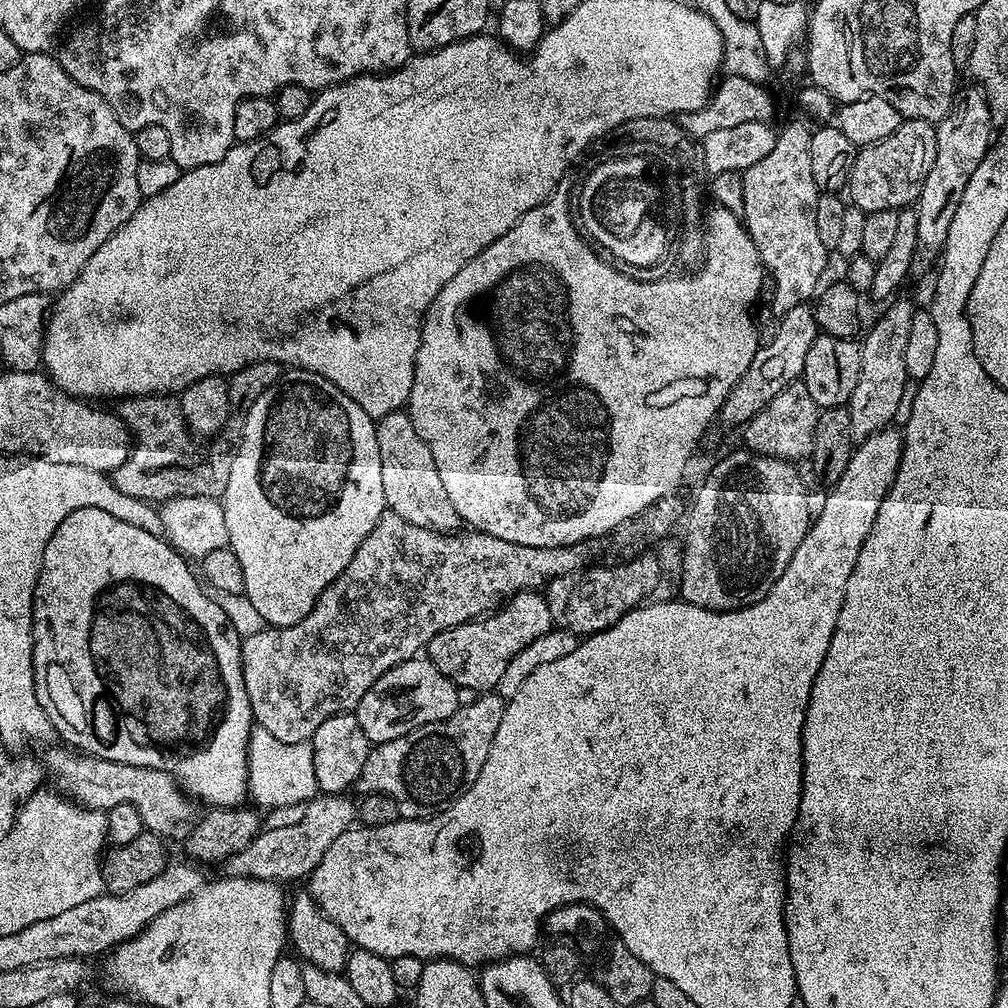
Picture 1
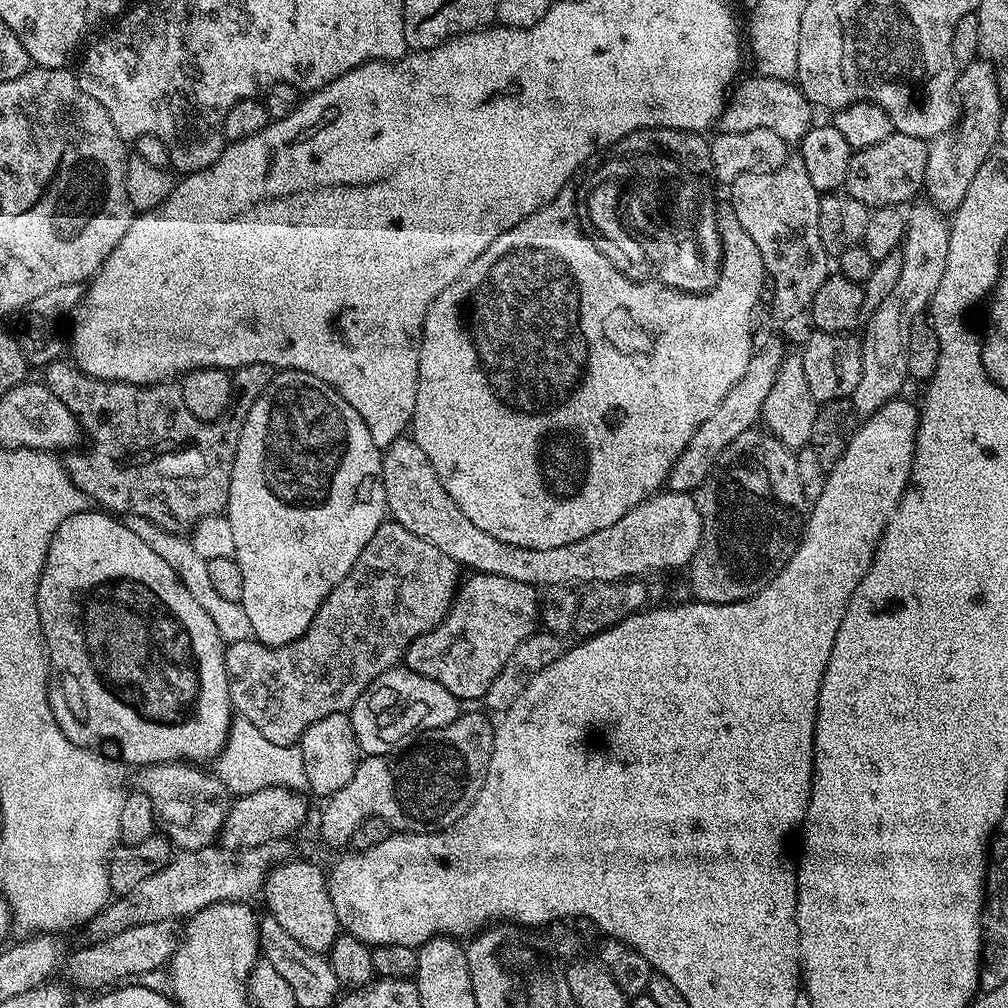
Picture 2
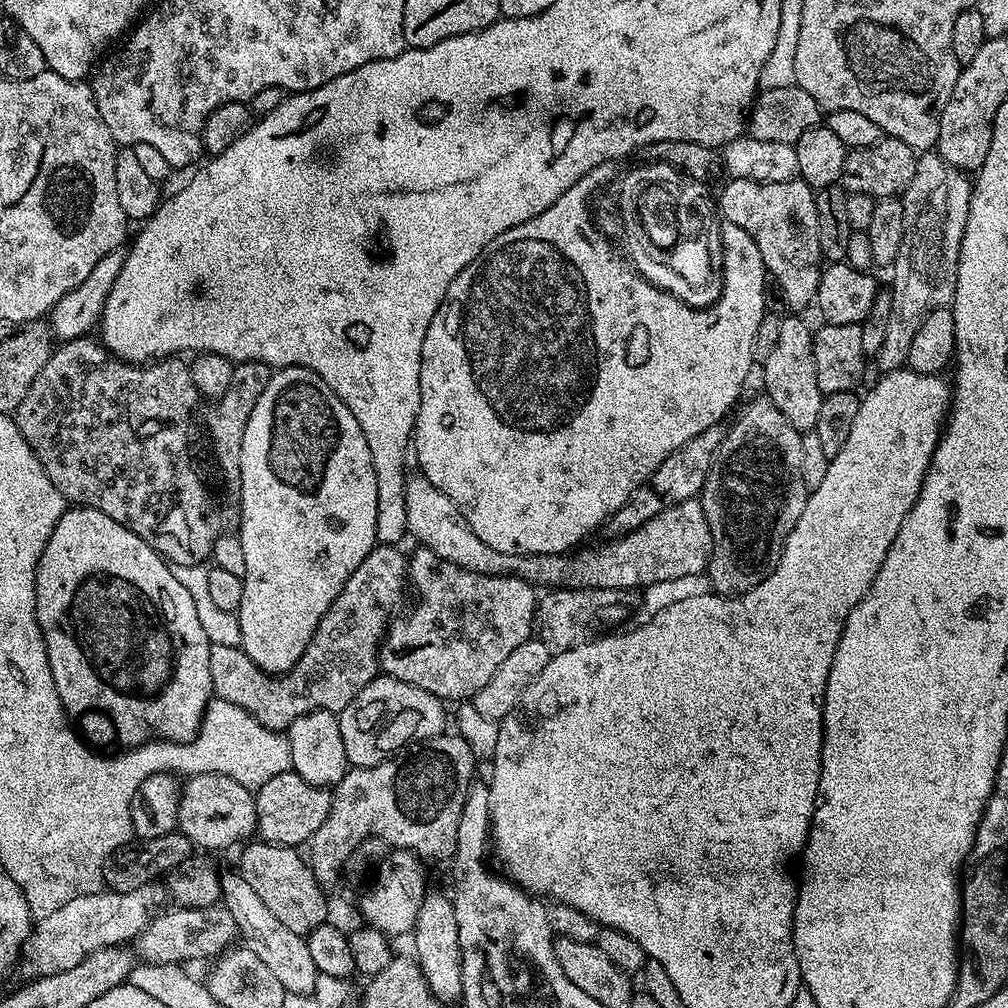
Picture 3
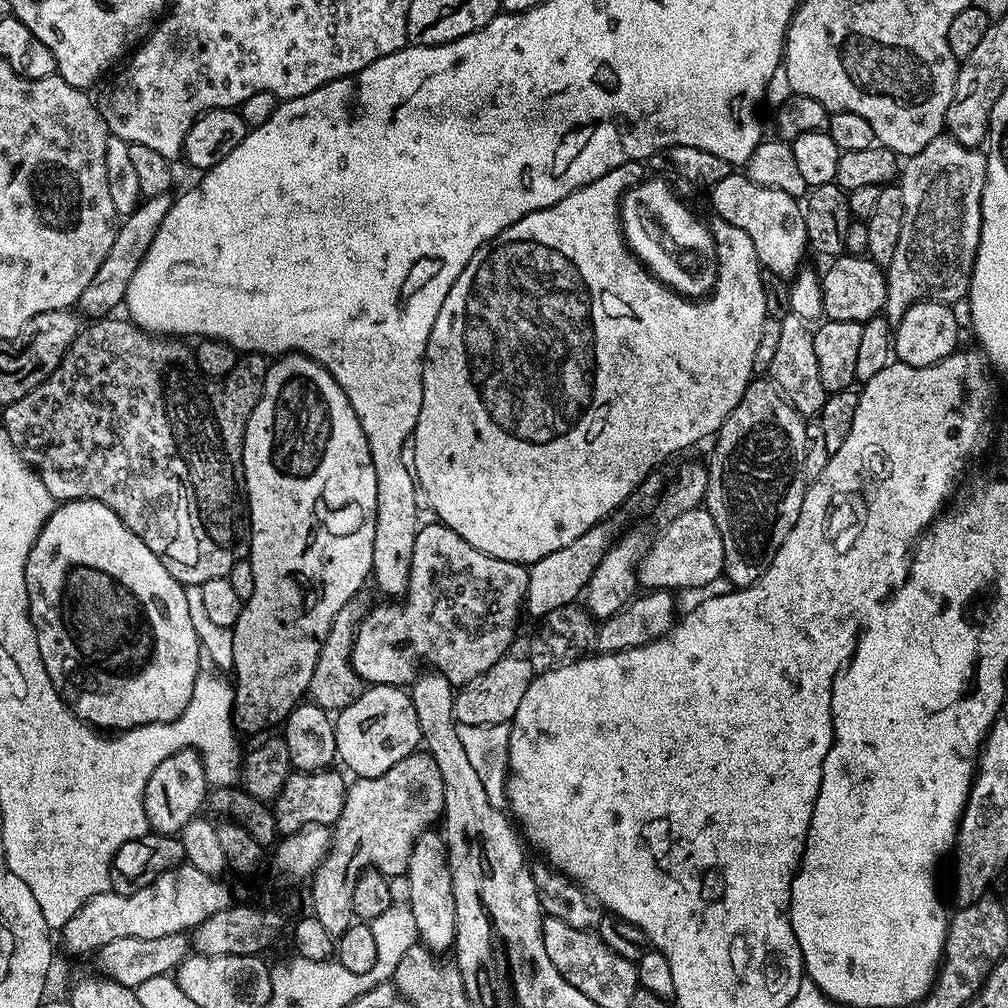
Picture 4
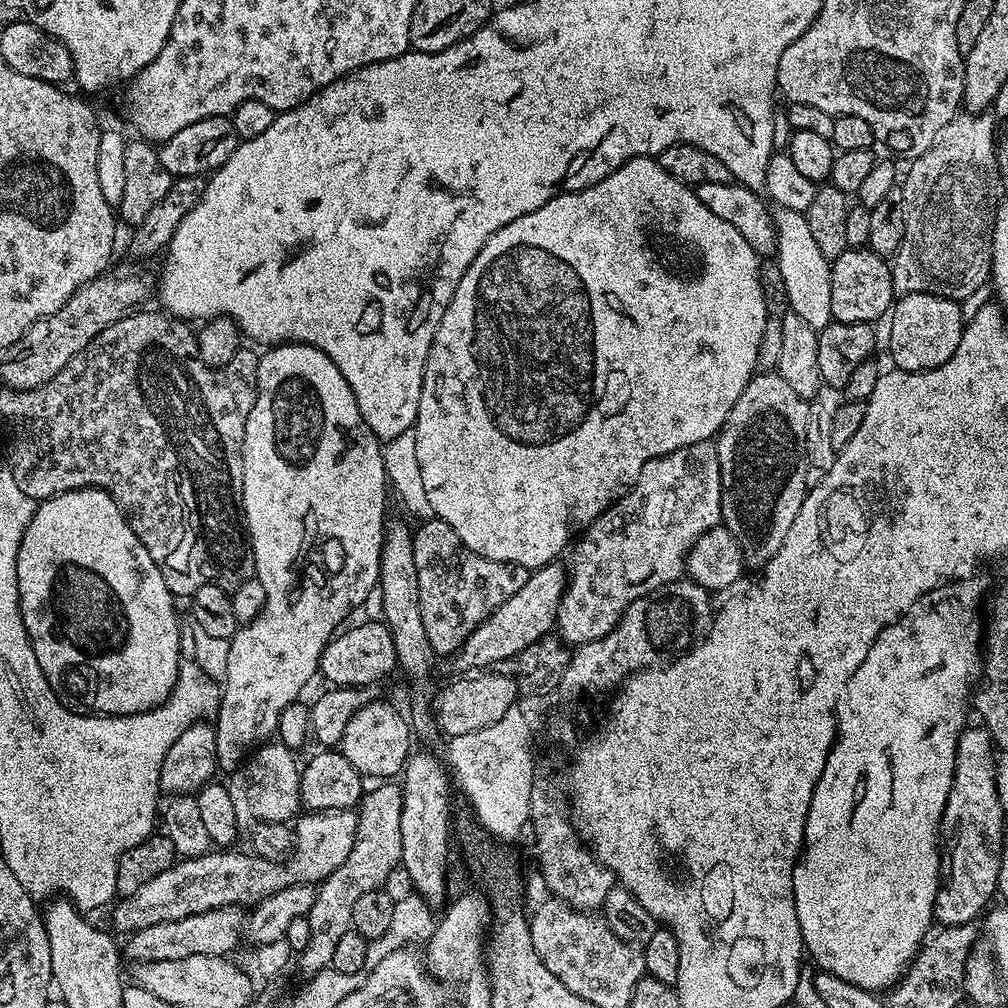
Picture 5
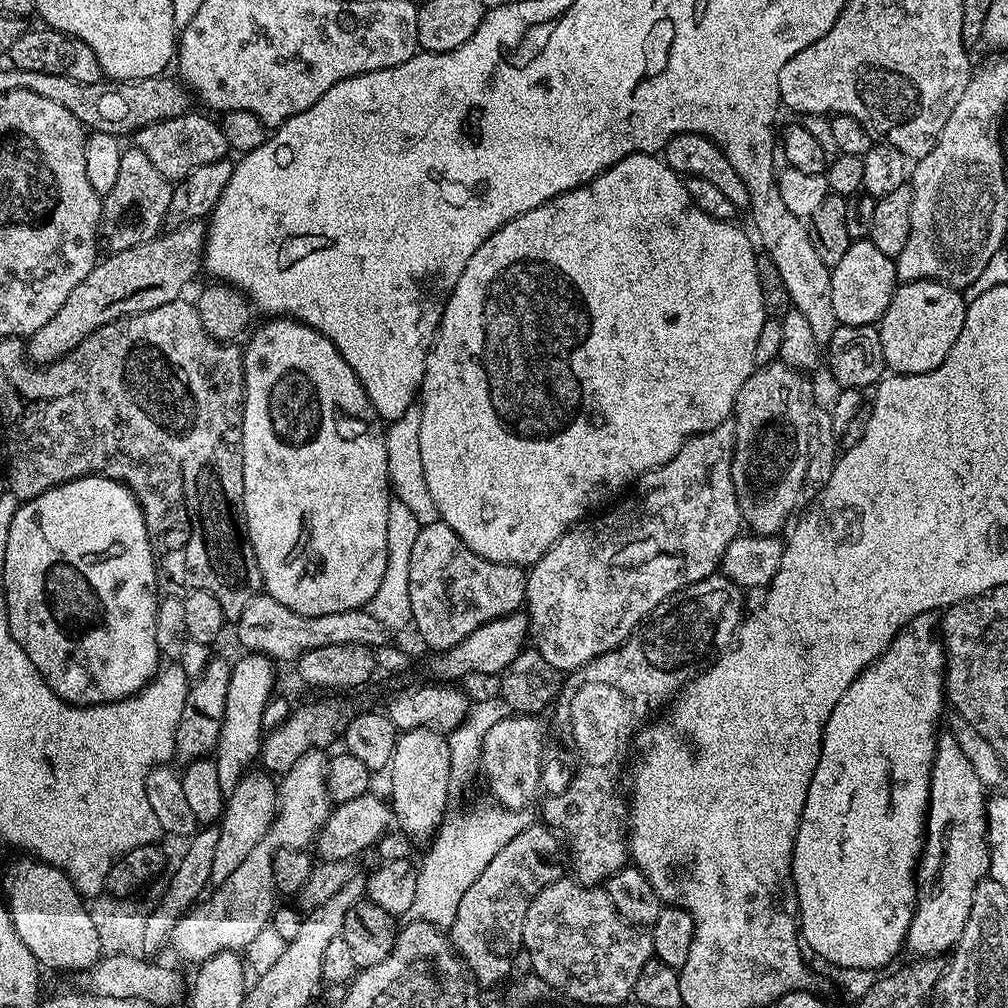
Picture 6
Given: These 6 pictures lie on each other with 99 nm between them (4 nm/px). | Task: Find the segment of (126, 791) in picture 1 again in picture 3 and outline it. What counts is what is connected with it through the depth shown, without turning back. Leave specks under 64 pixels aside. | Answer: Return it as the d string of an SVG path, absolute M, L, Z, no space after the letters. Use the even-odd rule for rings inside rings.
M207 770L197 771L188 778L180 789L176 826L197 849L235 849L251 837L248 835L256 832L256 797L253 789L242 786L242 782L234 782L234 778L226 778L226 774L214 774Z

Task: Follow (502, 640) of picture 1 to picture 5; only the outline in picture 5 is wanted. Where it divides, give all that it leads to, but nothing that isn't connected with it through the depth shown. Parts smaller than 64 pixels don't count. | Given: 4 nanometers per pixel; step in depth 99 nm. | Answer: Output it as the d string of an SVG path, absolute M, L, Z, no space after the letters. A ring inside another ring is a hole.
M425 519L420 529L415 529L412 545L414 546L414 566L418 570L418 598L422 606L422 626L426 626L426 638L430 638L430 646L441 657L459 653L470 634L488 618L508 598L511 598L526 585L529 569L517 564L498 562L490 558L482 558L482 554L474 554L460 543L458 534L446 526L446 522L438 519ZM368 620L363 623L357 628L345 627L333 636L322 650L318 672L321 677L324 675L329 680L329 685L350 688L360 688L364 684L379 685L380 680L386 679L392 671L397 671L396 651L388 625L380 620Z

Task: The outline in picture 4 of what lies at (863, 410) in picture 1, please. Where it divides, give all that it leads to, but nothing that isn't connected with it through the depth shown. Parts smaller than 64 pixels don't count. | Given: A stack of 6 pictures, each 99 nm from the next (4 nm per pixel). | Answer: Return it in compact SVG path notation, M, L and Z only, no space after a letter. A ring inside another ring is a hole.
M947 134L936 136L929 144L922 146L922 150L918 154L907 157L903 161L902 171L898 176L898 187L902 190L902 206L904 207L902 235L898 238L898 250L894 250L894 258L886 265L888 285L886 286L883 315L888 317L889 324L895 326L902 318L902 314L906 314L906 310L910 310L910 306L914 306L920 300L938 300L952 306L955 305L955 300L963 301L967 297L970 278L974 270L974 258L978 254L978 238L982 234L982 186L986 186L987 161L987 155L980 148L962 146L954 137Z

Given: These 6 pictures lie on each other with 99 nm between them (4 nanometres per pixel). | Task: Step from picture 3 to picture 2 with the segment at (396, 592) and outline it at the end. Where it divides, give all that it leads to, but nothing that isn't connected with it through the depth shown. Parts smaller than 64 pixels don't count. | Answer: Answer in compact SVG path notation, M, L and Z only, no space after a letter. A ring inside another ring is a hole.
M388 518L374 530L374 538L366 542L358 562L330 590L322 602L318 614L308 622L306 630L294 642L271 648L255 638L236 640L224 650L226 674L230 686L233 709L243 719L254 722L254 727L274 742L274 746L291 748L299 745L302 734L314 722L322 722L330 714L351 713L354 702L386 670L397 667L403 661L404 652L422 634L434 630L452 609L453 599L461 583L461 565L455 564L438 546L430 546L418 534L410 534L406 526Z

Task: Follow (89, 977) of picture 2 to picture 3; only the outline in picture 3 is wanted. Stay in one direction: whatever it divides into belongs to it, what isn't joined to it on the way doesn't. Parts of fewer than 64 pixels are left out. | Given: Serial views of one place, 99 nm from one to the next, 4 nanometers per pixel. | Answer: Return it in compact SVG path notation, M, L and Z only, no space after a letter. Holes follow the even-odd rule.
M223 903L211 904L205 908L176 906L173 909L173 912L155 915L136 937L134 952L143 963L174 963L184 966L188 964L187 960L204 960L207 956L216 958L233 947L232 939L235 941L238 936L236 923Z

